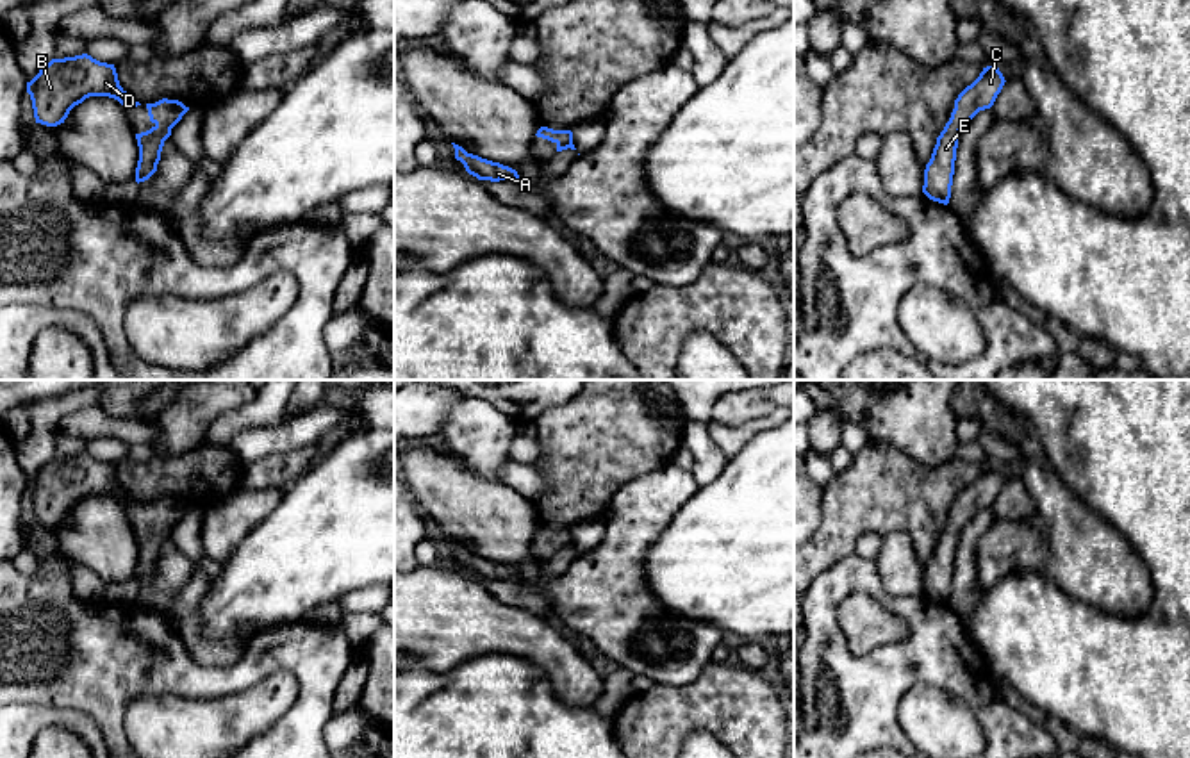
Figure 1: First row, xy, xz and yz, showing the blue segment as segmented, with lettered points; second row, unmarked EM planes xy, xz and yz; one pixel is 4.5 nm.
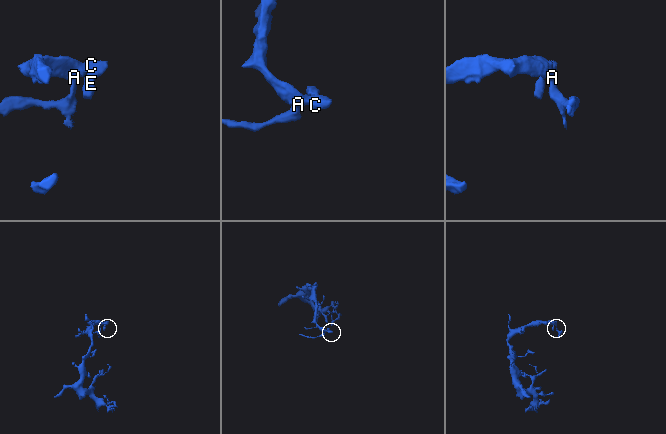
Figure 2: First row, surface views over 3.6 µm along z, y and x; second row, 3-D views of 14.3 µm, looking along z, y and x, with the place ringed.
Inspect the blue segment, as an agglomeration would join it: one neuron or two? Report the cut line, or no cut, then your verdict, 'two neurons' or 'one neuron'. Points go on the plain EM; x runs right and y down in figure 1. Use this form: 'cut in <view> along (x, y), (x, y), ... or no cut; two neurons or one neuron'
no cut; one neuron

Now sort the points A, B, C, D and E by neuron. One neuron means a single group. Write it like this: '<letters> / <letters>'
A B C D E

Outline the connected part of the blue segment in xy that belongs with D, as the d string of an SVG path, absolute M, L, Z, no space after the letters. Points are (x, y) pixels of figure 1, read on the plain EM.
M87 453L52 458L27 482L36 523L57 526L70 510L89 496L109 496L125 508L141 505L118 480L114 464L100 462Z

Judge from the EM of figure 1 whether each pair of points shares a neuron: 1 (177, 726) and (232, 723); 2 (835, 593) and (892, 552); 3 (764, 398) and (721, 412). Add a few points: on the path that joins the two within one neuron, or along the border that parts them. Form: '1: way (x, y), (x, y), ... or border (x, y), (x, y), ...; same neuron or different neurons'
1: way (191, 726), (218, 726); same neuron
2: border (873, 562), (882, 584), (891, 593), (907, 593); different neurons
3: way (753, 403), (732, 409); same neuron

